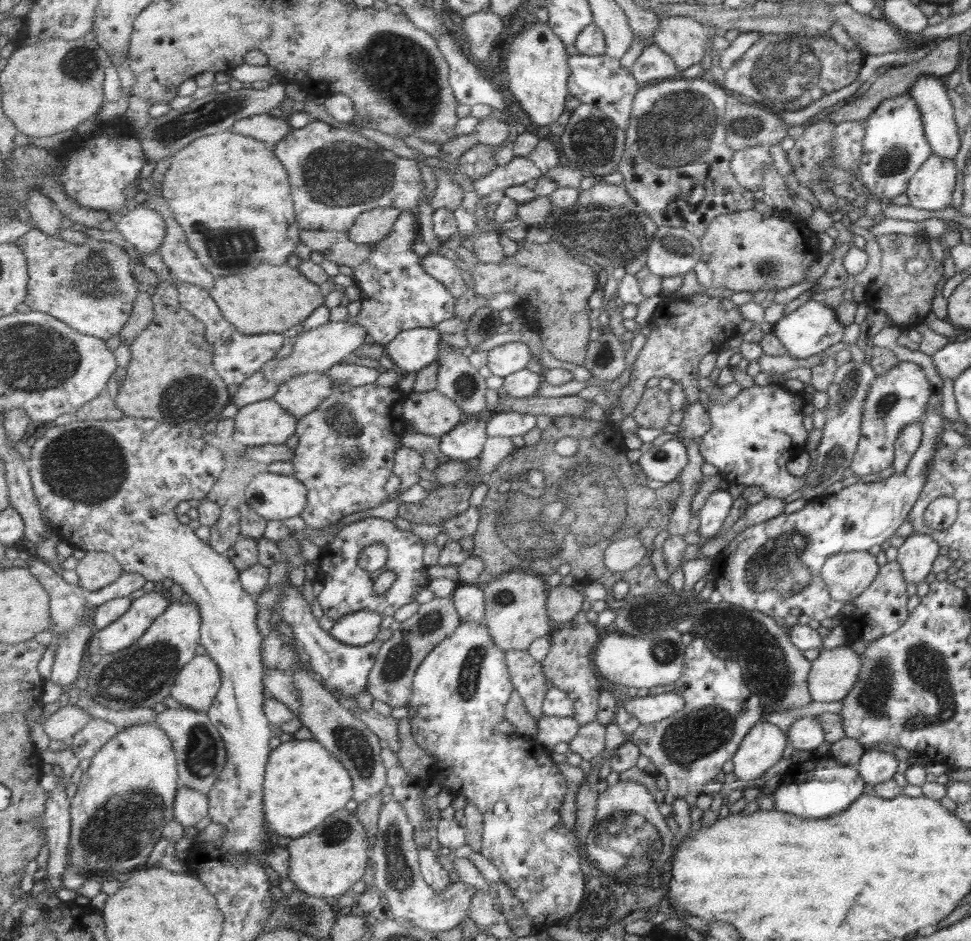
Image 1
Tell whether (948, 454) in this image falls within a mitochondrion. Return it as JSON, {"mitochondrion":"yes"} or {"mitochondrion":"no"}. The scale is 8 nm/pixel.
{"mitochondrion":"yes"}

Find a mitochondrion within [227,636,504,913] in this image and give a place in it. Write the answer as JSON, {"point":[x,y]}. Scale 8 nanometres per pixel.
{"point":[399,878]}

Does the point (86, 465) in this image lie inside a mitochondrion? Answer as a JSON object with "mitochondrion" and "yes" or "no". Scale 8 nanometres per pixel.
{"mitochondrion":"yes"}

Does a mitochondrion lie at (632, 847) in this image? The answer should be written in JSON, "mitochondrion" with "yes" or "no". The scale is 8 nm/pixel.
{"mitochondrion":"yes"}

